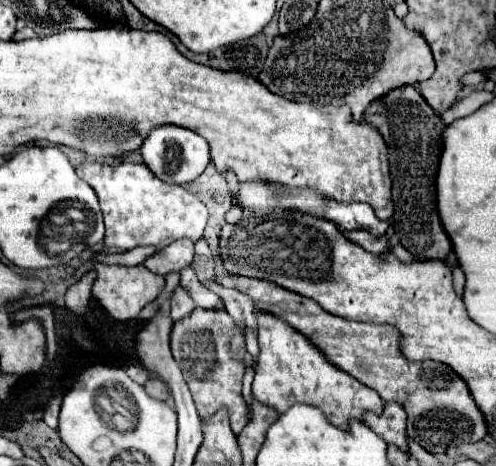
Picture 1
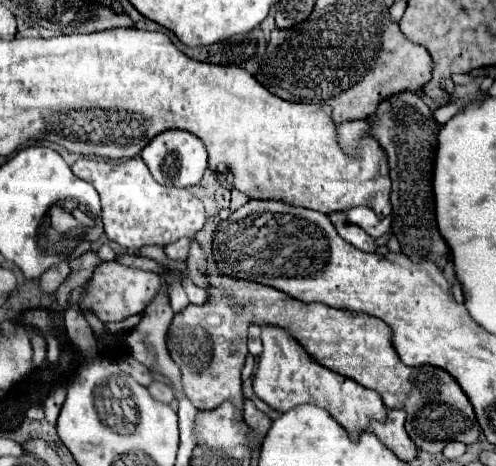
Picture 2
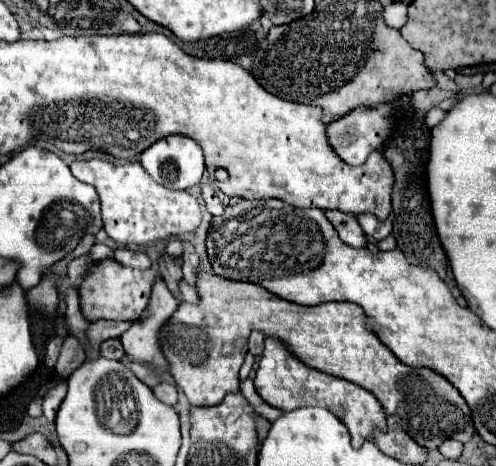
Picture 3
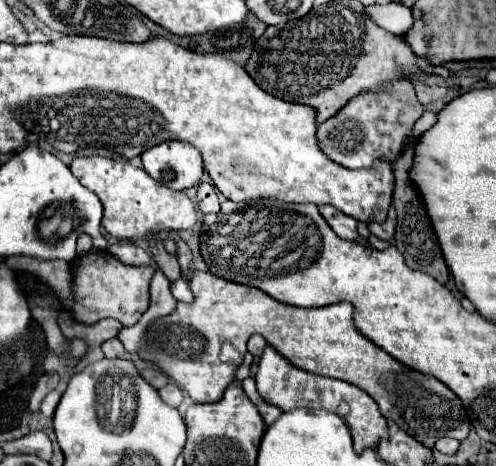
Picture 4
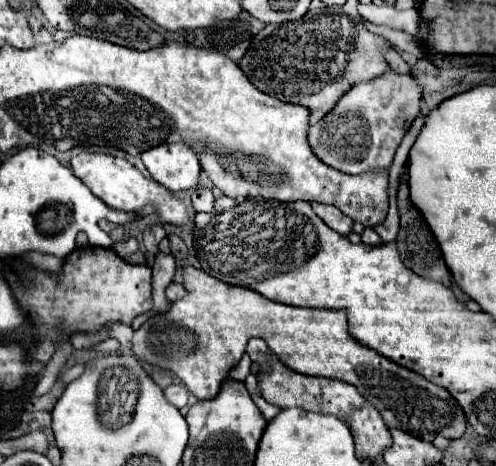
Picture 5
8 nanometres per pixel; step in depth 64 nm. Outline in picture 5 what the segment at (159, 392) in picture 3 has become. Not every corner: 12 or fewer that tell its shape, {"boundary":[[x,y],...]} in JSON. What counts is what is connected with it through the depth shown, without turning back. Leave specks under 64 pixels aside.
{"boundary":[[172,384],[164,394],[176,408],[188,404],[184,384]]}

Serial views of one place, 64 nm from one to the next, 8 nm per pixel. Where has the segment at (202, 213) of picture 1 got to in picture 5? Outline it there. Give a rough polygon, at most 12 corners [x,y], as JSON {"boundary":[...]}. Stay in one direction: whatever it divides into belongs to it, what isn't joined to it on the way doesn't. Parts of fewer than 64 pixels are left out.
{"boundary":[[76,154],[74,174],[108,206],[154,204],[170,224],[190,210],[126,158]]}

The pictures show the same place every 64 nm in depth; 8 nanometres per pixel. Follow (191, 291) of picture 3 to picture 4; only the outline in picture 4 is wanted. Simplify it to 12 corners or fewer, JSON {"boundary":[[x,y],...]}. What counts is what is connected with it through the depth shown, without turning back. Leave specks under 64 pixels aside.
{"boundary":[[184,278],[172,282],[170,292],[176,300],[192,302],[190,286]]}

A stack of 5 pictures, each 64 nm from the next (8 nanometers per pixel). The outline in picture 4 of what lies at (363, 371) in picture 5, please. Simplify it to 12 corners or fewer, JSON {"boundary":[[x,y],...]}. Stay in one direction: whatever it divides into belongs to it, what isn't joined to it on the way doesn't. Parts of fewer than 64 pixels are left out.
{"boundary":[[192,272],[194,302],[138,356],[220,400],[258,332],[376,400],[428,448],[470,420],[440,380],[366,340],[348,302],[288,306]]}

